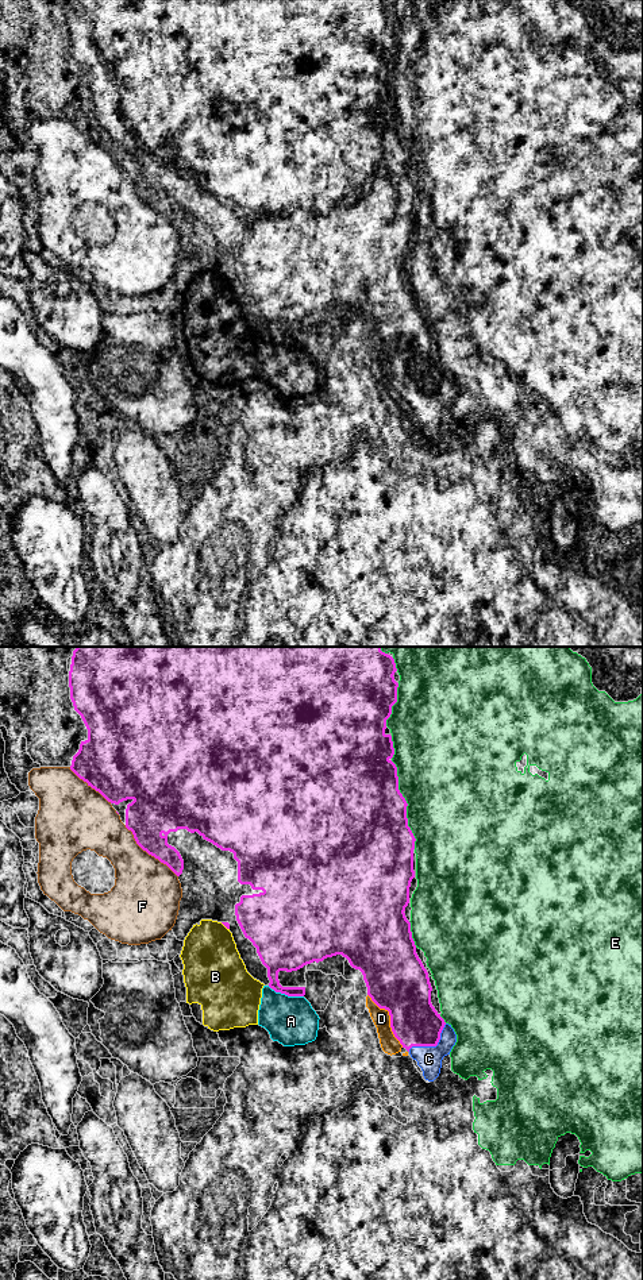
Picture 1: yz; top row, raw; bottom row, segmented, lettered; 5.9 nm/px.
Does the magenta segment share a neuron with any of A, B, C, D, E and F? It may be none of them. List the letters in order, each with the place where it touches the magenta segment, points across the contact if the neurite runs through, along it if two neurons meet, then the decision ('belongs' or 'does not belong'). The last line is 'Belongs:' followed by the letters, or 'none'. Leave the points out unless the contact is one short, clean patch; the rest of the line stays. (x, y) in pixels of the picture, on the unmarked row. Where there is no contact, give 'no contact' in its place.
A: meets magenta in yz at (288, 347); does not belong
B: meets magenta in yz at (224, 277); does not belong
C: meets magenta in yz at (432, 397); belongs
D: meets magenta in yz at (391, 370); does not belong
E: meets magenta in yz at (407, 157); does not belong
F: meets magenta in yz at (149, 205); does not belong
Belongs: C

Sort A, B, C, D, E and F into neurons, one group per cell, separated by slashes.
A B / C / D / E / F

